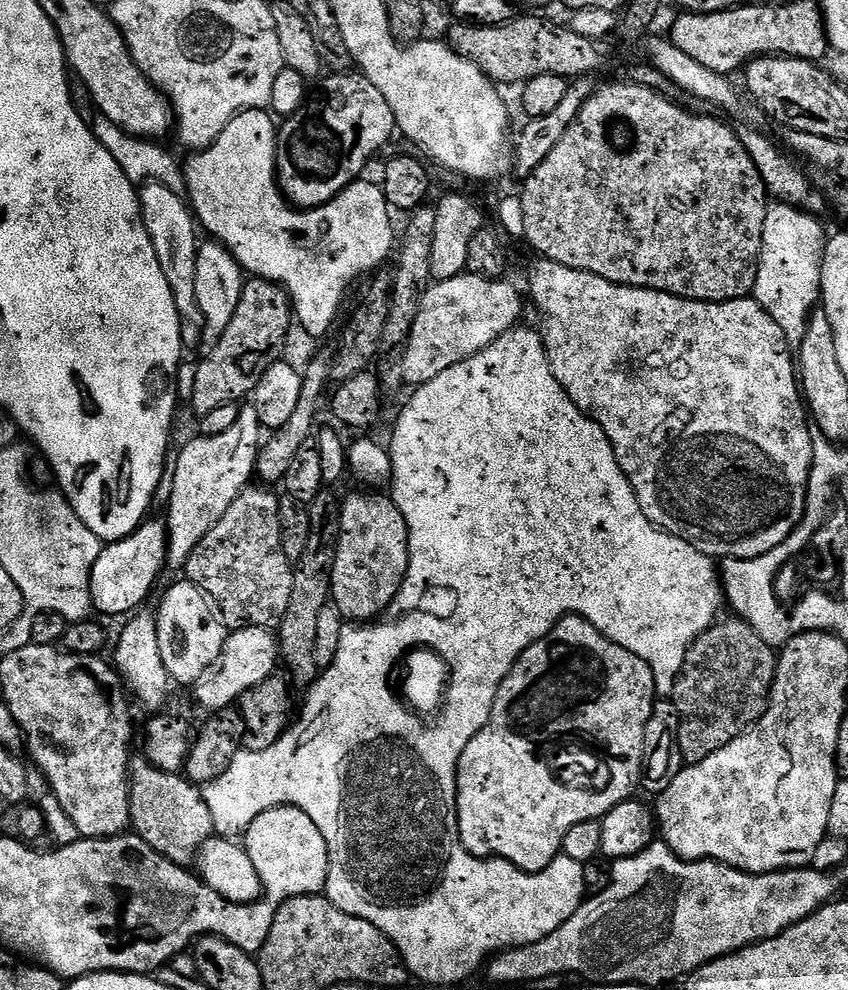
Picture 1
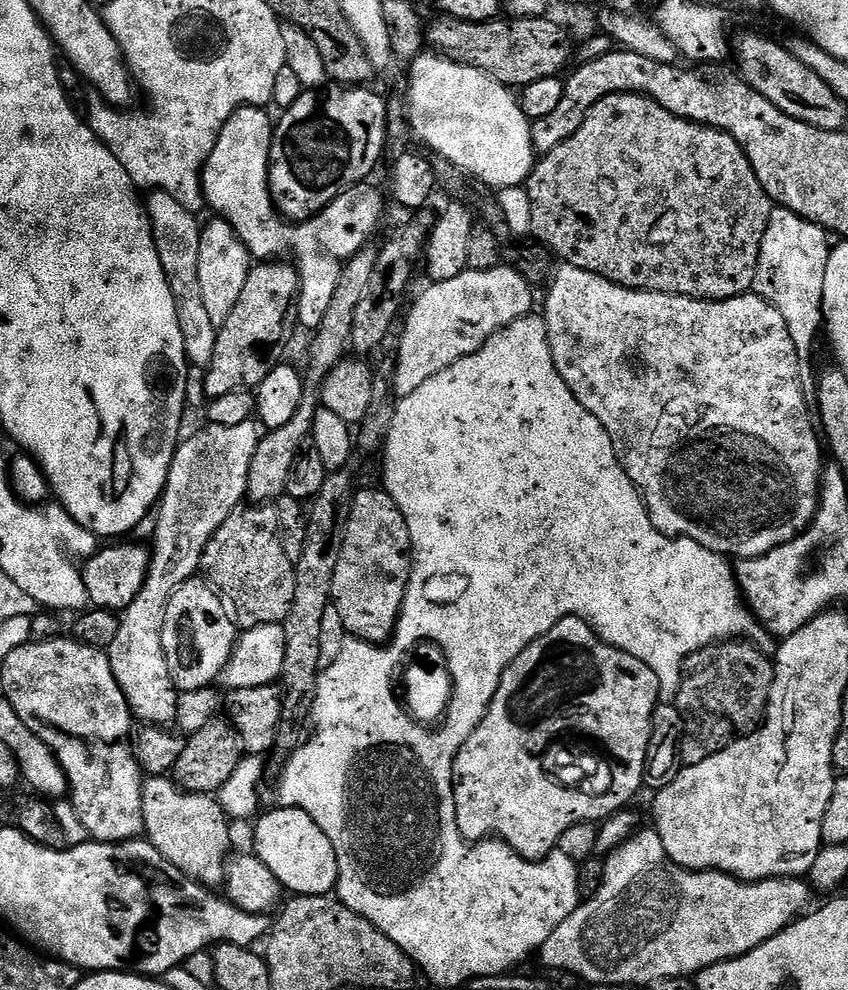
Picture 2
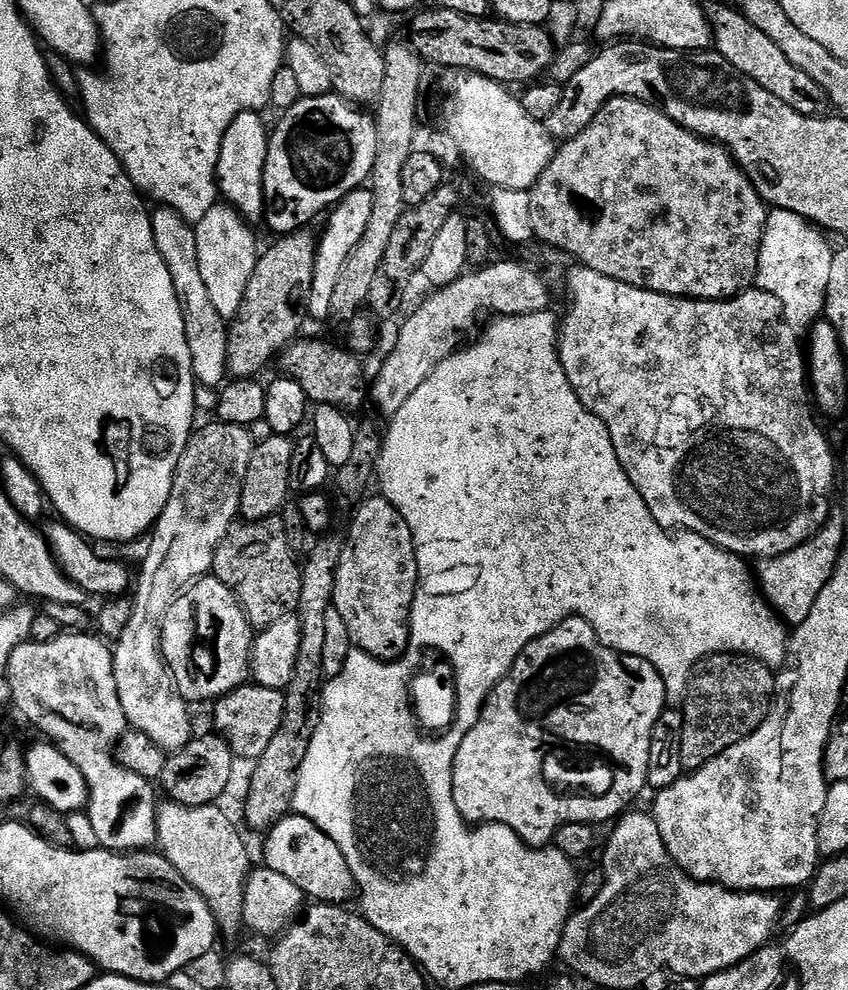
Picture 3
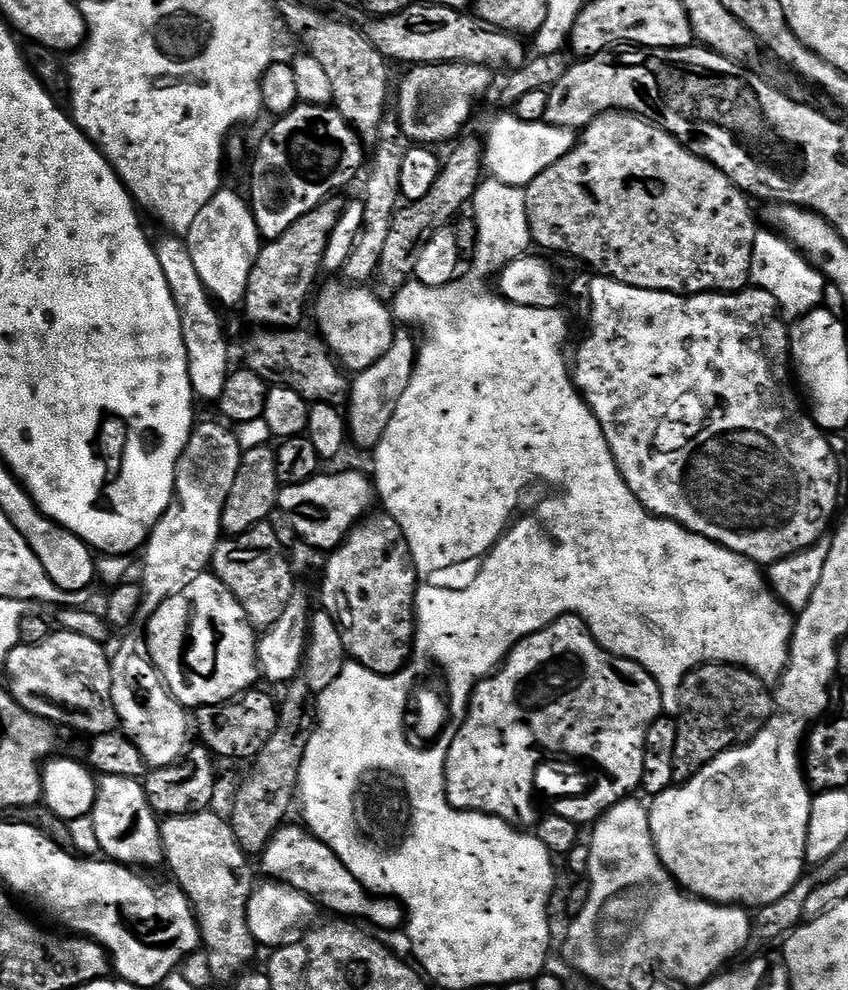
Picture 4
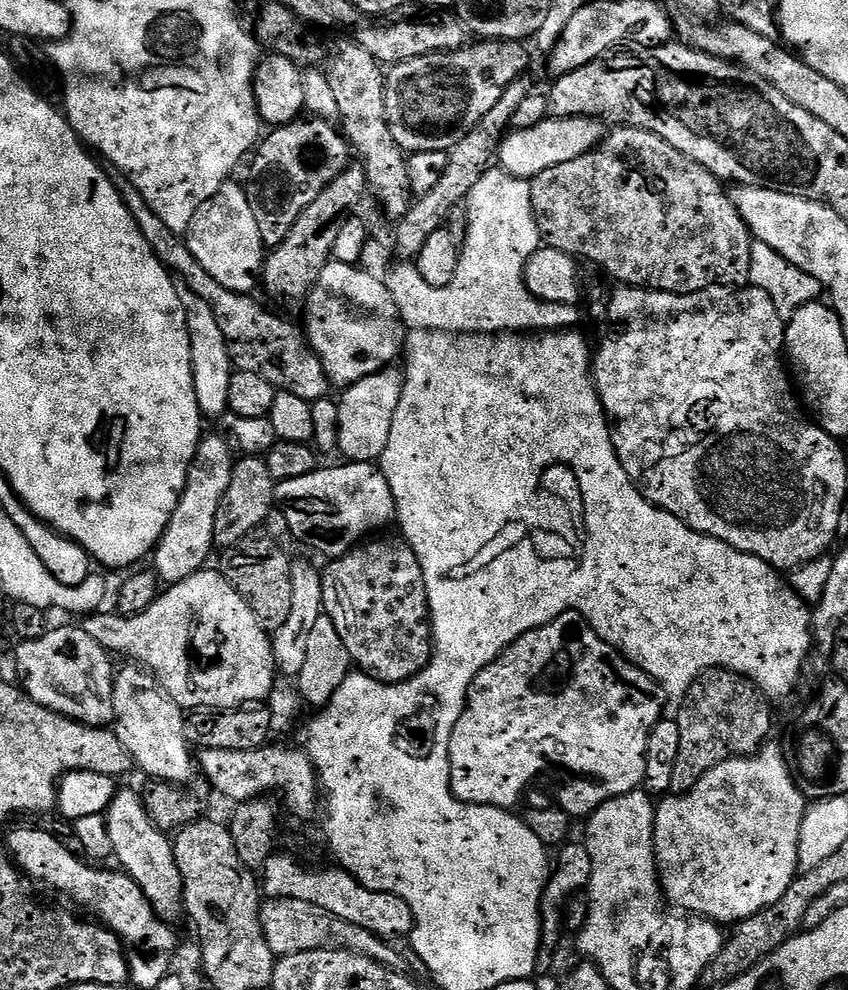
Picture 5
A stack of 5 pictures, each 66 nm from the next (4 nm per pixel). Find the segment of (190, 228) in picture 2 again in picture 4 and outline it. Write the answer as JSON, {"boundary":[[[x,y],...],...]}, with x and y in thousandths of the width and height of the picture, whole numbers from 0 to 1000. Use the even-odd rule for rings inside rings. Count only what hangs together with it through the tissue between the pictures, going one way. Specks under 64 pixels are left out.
{"boundary":[[[193,236],[182,249],[186,257],[186,265],[191,265],[191,273],[196,283],[200,285],[203,296],[208,301],[208,308],[212,311],[217,344],[222,355],[222,369],[224,370],[224,386],[226,395],[241,404],[258,405],[269,381],[269,343],[264,340],[264,331],[259,328],[259,319],[255,316],[256,308],[246,299],[238,281],[233,281],[233,273],[229,273],[229,261],[224,261],[221,245],[211,237]]]}

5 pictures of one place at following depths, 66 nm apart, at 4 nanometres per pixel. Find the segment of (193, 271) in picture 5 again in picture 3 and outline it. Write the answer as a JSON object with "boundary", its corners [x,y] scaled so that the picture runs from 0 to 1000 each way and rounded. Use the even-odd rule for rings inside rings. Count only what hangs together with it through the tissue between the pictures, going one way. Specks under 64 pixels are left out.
{"boundary":[[[350,341],[330,357],[328,361],[328,369],[338,383],[346,384],[356,390],[356,394],[361,398],[361,402],[369,409],[383,408],[400,412],[407,418],[415,418],[419,412],[425,412],[432,408],[432,386],[429,390],[429,372],[425,369],[426,361],[413,355],[409,351],[390,352],[387,347],[381,347],[377,343],[358,343],[360,341]]]}

